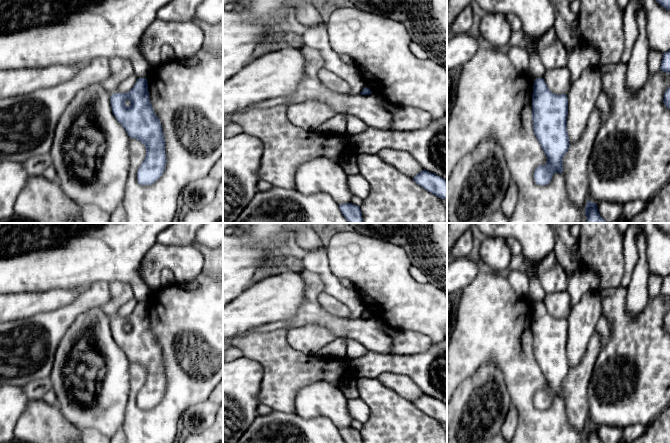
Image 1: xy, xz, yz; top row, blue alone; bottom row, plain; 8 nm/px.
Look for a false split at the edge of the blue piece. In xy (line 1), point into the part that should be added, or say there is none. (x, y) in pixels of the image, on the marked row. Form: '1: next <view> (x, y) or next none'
1: next none

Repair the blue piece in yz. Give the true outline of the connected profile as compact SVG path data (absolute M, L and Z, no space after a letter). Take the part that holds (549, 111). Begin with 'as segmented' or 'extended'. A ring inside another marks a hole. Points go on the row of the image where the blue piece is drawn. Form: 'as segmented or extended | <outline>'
as segmented | M536 78L532 94L533 130L547 157L547 163L534 171L538 185L549 184L554 173L562 174L563 157L570 146L567 115L567 95L552 93L543 78Z

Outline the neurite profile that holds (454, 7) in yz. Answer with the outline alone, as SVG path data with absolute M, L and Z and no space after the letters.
M448 0L447 1L447 27L450 27L457 15L474 0Z

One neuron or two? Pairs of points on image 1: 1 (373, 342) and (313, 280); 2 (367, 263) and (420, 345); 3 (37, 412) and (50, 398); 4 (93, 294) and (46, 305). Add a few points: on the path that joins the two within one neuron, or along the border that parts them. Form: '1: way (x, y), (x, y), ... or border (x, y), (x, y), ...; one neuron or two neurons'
1: way (352, 328), (328, 321), (313, 301); one neuron
2: border (397, 329), (422, 332), (432, 342); two neurons
3: border (42, 399), (56, 405); two neurons
4: border (80, 293), (69, 303), (54, 309); two neurons

